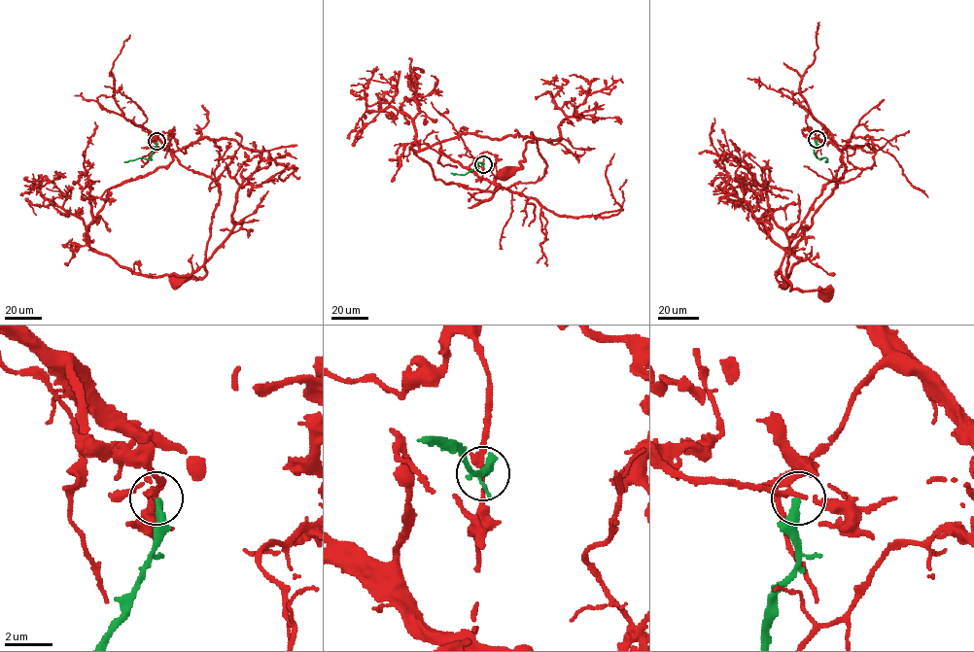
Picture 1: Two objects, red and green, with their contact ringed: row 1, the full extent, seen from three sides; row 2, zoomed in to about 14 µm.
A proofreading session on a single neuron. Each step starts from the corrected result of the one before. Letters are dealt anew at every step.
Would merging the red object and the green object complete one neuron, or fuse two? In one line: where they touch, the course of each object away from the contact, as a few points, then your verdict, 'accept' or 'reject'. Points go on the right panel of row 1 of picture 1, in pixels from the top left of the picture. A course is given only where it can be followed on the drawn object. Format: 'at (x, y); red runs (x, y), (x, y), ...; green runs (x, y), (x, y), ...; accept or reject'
at (817, 139); red runs (816, 139), (802, 130), (831, 142), (843, 163), (793, 238), (781, 273), (791, 289), (818, 288), (827, 295); green runs (816, 139), (814, 153), (818, 158), (827, 158), (825, 162); reject

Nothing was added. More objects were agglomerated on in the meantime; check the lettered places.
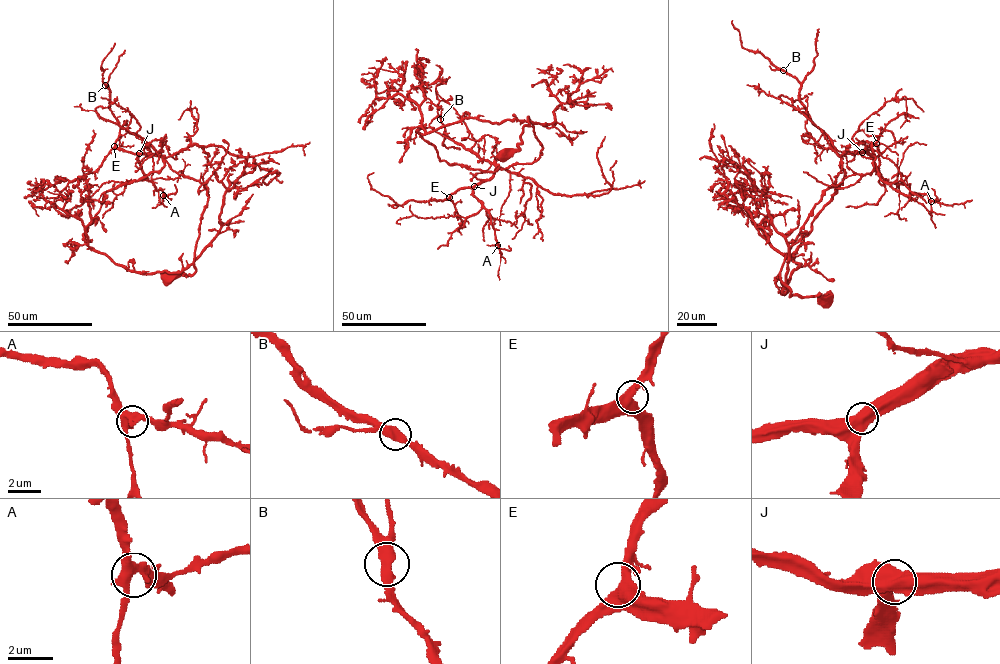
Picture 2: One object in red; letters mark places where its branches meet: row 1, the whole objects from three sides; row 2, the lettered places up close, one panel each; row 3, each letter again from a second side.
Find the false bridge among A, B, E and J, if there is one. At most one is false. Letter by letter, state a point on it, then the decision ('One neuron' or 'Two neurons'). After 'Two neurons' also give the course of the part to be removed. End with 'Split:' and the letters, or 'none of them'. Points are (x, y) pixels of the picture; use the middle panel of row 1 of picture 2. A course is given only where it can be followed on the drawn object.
A: Place: (498, 245). One neuron
B: Place: (440, 119). One neuron
E: Place: (449, 197). One neuron
J: Place: (474, 186). One neuron
Split: none of them

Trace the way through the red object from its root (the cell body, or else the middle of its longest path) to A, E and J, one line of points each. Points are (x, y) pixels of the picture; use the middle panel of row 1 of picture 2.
A: (501, 156), (517, 148), (528, 117), (541, 144), (539, 156), (497, 169), (473, 188), (489, 214), (498, 245)
E: (501, 156), (517, 148), (528, 117), (541, 144), (539, 156), (497, 169), (489, 179), (449, 197)
J: (501, 156), (517, 148), (528, 117), (541, 144), (539, 156), (497, 169), (474, 186)

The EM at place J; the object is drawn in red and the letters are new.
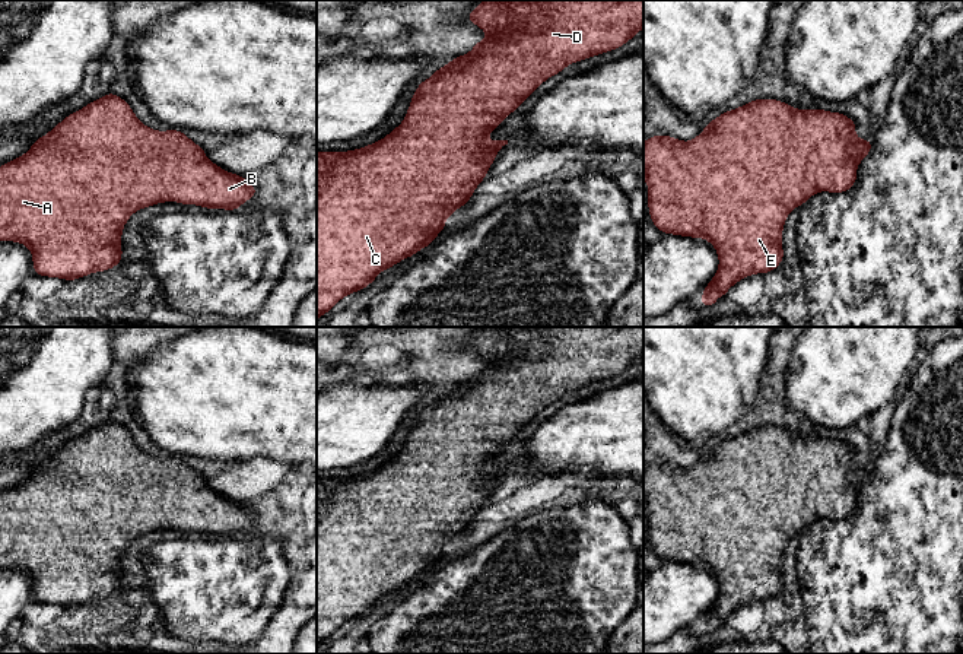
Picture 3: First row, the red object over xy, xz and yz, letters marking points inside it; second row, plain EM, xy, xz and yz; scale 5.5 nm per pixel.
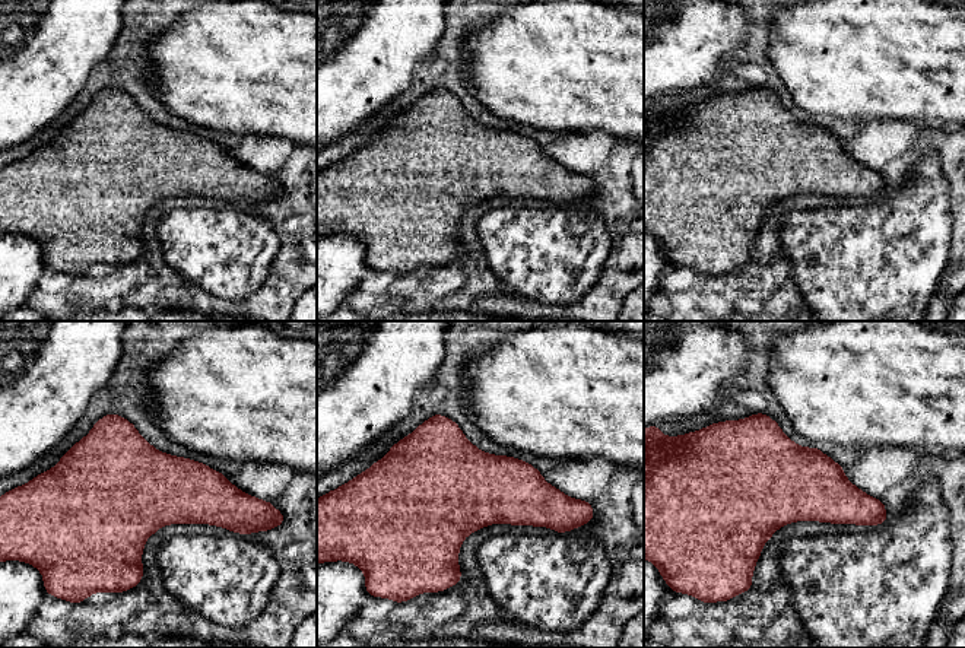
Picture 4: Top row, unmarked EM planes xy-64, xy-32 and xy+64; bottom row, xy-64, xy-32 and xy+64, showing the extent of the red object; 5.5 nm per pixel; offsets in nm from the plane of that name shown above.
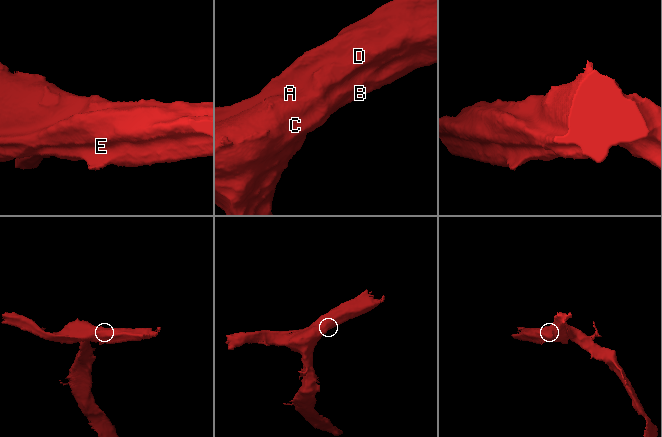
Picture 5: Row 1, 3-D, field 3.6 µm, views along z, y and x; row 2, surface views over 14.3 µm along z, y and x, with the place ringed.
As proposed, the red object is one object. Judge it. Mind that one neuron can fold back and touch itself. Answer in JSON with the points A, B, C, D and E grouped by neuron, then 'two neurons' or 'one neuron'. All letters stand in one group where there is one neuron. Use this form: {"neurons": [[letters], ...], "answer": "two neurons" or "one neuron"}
{"neurons": [["A", "B", "C", "D", "E"]], "answer": "one neuron"}

